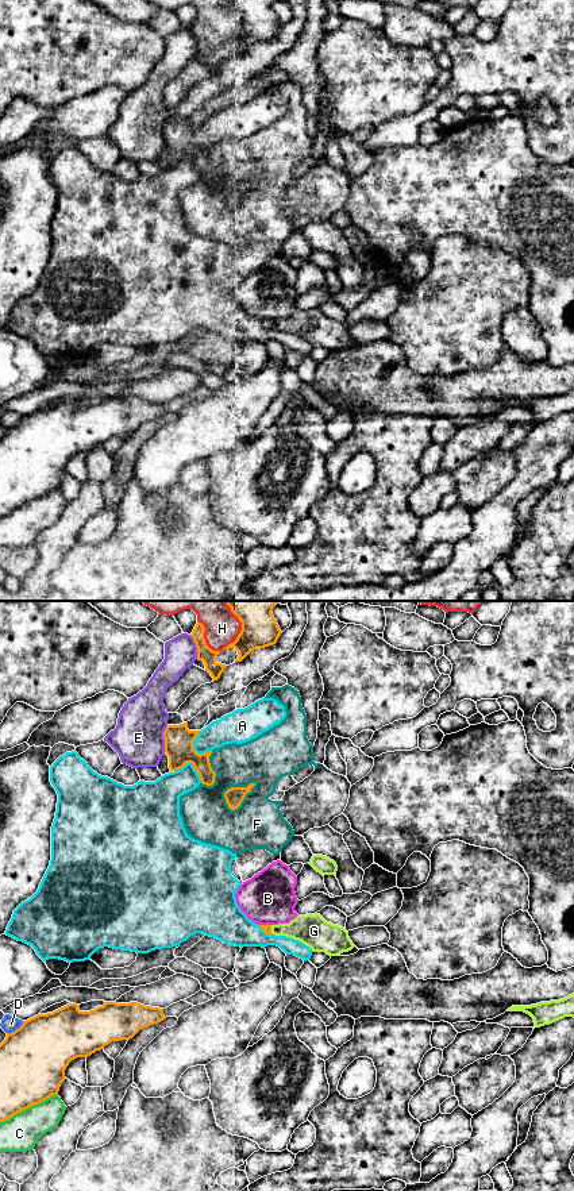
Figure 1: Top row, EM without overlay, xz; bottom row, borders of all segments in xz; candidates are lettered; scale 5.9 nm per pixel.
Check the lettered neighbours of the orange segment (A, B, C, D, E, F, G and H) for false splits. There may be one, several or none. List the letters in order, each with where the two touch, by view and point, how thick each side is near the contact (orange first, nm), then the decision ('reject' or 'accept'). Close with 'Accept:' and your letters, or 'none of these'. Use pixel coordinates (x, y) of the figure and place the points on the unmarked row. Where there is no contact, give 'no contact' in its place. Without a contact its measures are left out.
A: meets orange in xz at (192, 138); 180 nm thick on the orange side, 180 nm on the other; reject
B: meets orange in xz at (265, 320); 50 nm thick on the orange side, 320 nm on the other; reject
C: meets orange in xz at (29, 501); 380 nm thick on the orange side, 220 nm on the other; reject
D: meets orange in xz at (16, 424); 400 nm thick on the orange side, 100 nm on the other; reject
E: meets orange in xz at (164, 133); 180 nm thick on the orange side, 300 nm on the other; reject
F: meets orange in xz at (242, 195); 110 nm thick on the orange side, 300 nm on the other; reject
G: meets orange in xz at (270, 324); 50 nm thick on the orange side, 190 nm on the other; reject
H: meets orange in xz at (242, 24); 220 nm thick on the orange side, 200 nm on the other; reject
Accept: none of these

